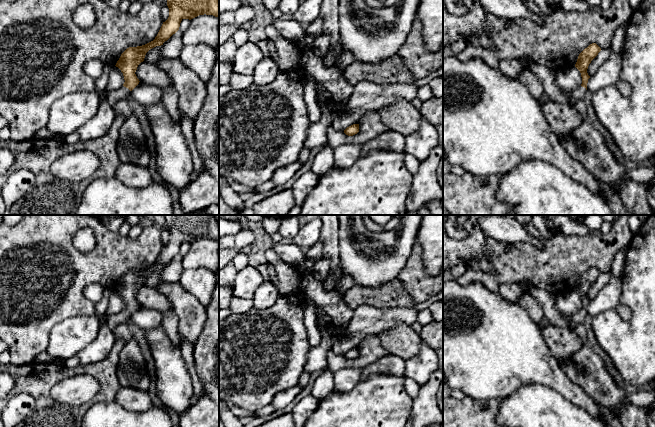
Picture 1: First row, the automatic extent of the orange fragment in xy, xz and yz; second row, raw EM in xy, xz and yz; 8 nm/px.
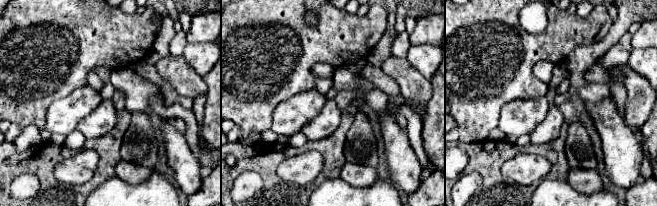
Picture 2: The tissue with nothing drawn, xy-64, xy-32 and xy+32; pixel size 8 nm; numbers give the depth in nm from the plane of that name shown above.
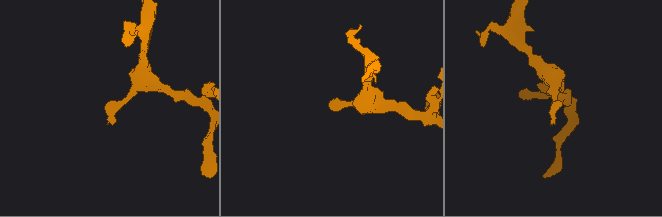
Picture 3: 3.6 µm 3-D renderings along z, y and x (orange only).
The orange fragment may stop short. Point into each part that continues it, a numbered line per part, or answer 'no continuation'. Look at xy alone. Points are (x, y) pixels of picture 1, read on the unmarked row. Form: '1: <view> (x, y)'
1: xy (122, 317)

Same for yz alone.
1: yz (544, 298)

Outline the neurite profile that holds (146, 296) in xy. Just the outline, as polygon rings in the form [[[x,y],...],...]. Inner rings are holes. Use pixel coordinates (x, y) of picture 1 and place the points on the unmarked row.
[[[141,286],[135,296],[140,306],[155,309],[163,314],[172,308],[170,302],[166,297],[160,294],[156,288]]]

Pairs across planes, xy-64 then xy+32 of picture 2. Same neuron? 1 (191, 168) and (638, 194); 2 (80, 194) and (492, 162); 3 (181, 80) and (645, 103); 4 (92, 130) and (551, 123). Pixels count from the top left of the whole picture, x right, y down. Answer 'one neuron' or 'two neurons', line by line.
1: two neurons
2: one neuron
3: one neuron
4: one neuron

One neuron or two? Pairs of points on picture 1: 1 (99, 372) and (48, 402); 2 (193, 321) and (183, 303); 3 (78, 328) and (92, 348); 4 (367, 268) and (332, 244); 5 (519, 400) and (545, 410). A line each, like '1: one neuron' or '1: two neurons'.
1: one neuron
2: one neuron
3: two neurons
4: two neurons
5: one neuron

